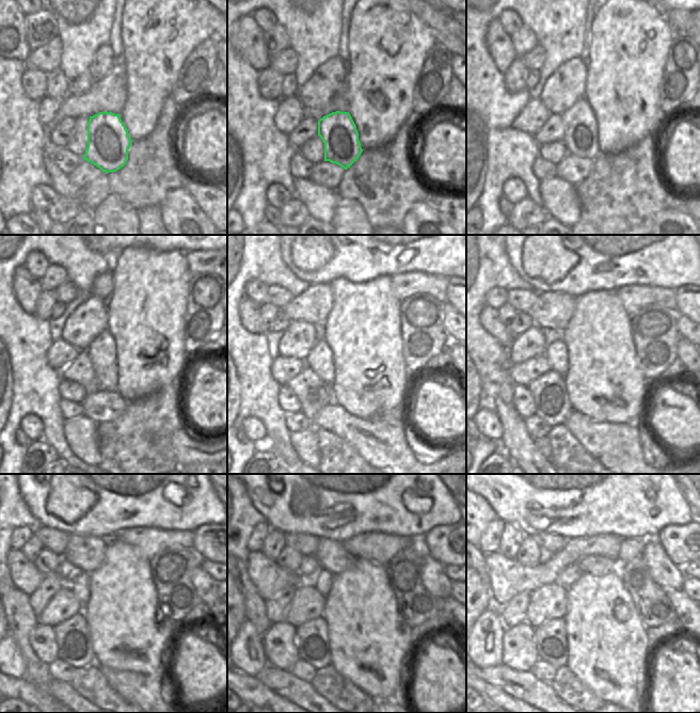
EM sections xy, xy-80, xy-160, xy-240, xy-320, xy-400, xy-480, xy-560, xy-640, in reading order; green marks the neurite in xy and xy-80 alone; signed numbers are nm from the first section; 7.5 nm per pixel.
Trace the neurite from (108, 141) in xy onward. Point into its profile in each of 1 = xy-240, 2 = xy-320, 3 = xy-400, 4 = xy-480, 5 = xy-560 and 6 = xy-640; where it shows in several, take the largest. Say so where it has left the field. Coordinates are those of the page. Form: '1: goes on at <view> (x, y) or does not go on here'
1: goes on at xy-240 (101, 352)
2: goes on at xy-320 (320, 358)
3: goes on at xy-400 (556, 352)
4: goes on at xy-480 (80, 586)
5: goes on at xy-560 (322, 581)
6: goes on at xy-640 (572, 572)

